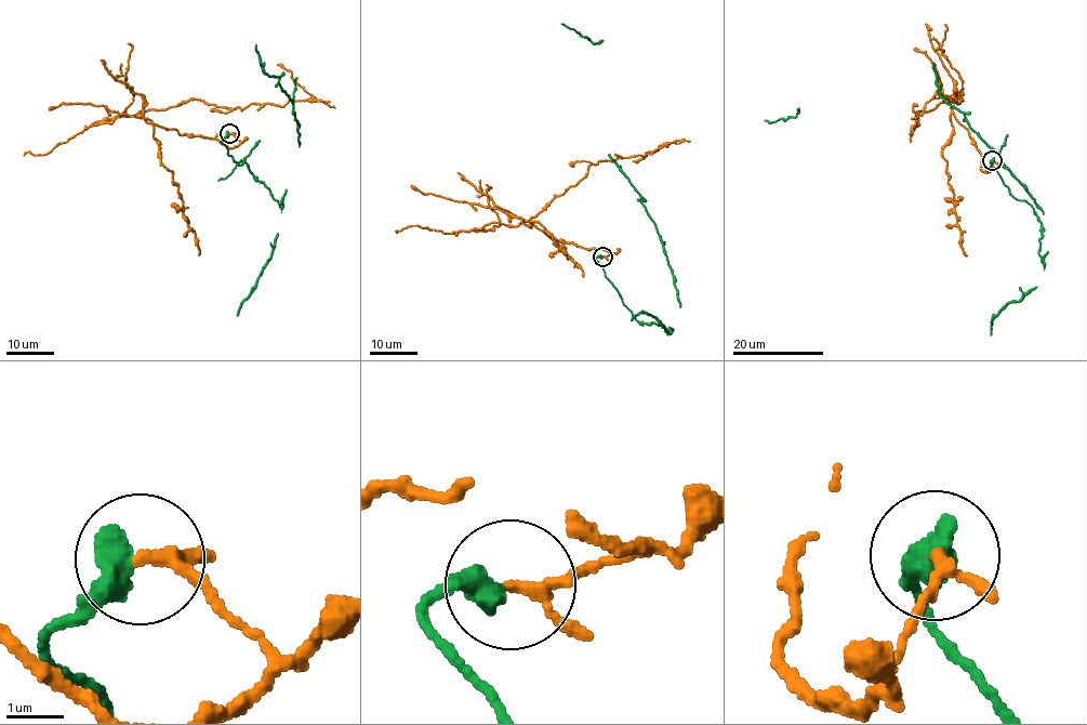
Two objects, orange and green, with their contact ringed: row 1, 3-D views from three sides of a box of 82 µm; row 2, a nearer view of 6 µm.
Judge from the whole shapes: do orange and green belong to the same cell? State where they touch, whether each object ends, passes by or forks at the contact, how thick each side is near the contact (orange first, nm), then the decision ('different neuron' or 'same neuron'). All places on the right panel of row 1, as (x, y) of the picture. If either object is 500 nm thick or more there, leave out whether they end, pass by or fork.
place (992, 160); calibres 160 and 550 nm; different neuron

